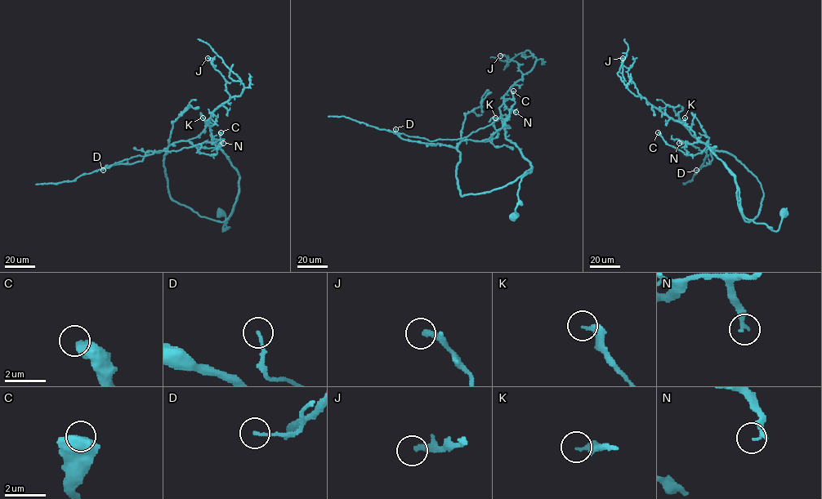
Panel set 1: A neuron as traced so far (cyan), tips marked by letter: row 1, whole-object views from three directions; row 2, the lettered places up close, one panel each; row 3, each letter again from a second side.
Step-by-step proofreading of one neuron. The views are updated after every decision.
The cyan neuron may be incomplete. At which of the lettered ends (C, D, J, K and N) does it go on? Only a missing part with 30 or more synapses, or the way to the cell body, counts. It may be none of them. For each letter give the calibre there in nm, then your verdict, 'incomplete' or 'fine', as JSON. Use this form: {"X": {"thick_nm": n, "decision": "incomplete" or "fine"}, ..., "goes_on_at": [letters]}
{"C": {"thick_nm": 750, "decision": "fine"}, "D": {"thick_nm": 110, "decision": "fine"}, "J": {"thick_nm": 200, "decision": "fine"}, "K": {"thick_nm": 240, "decision": "fine"}, "N": {"thick_nm": 160, "decision": "fine"}, "goes_on_at": []}

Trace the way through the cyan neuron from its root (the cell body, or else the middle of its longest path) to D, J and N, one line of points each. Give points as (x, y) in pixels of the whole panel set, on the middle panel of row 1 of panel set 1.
D: (514, 216), (518, 215), (520, 182), (532, 167), (506, 138), (503, 119), (457, 139), (430, 141), (395, 129)
J: (514, 216), (518, 215), (520, 182), (532, 167), (506, 137), (499, 107), (522, 73), (515, 61), (500, 55)
N: (514, 216), (518, 215), (520, 182), (532, 168), (506, 137), (505, 118), (515, 112)

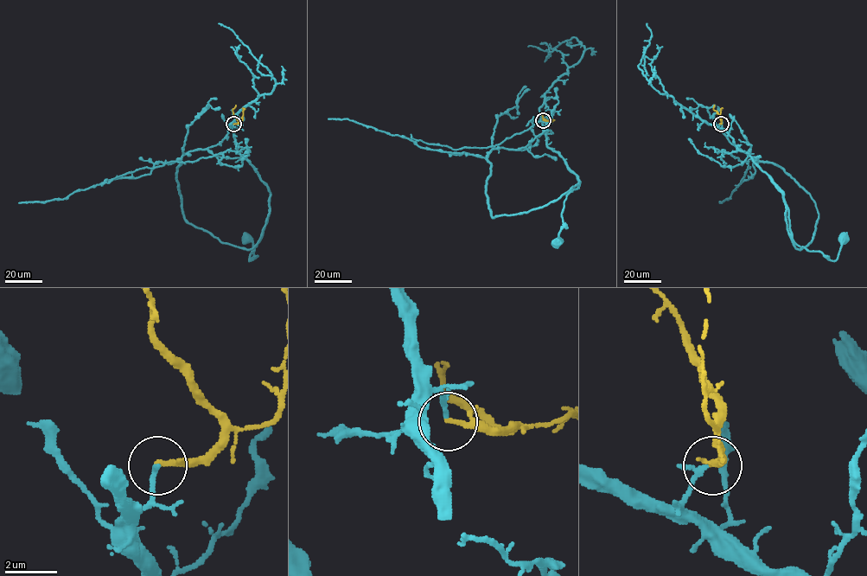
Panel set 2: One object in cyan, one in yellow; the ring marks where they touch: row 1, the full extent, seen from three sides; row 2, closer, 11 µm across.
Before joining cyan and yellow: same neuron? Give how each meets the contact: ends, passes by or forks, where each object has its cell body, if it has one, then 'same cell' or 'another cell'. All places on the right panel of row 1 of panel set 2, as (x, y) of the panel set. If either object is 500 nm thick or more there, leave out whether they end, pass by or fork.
cyan ends there; yellow passes by; cell body of cyan at (843, 238); no cell body on yellow; same cell

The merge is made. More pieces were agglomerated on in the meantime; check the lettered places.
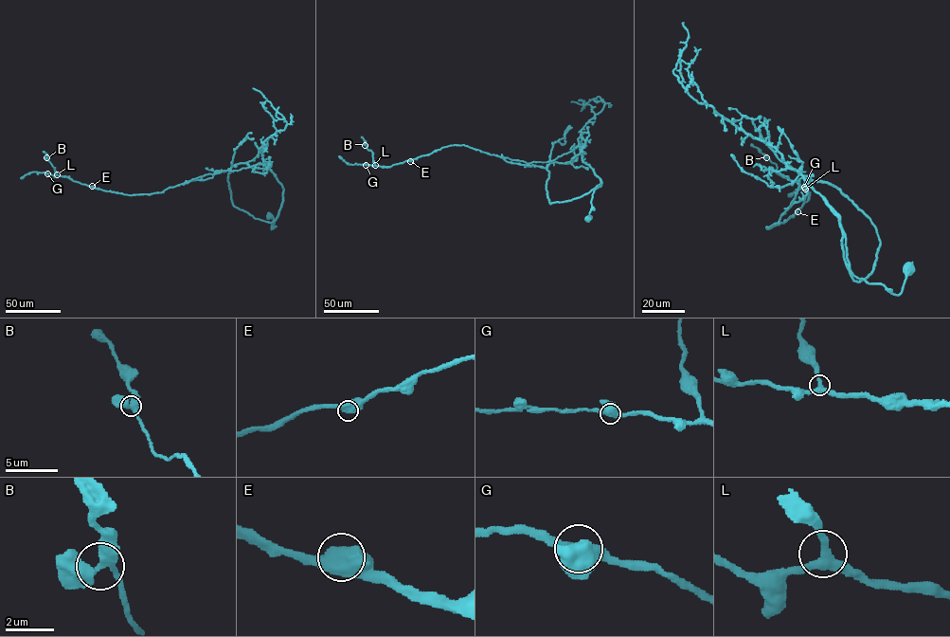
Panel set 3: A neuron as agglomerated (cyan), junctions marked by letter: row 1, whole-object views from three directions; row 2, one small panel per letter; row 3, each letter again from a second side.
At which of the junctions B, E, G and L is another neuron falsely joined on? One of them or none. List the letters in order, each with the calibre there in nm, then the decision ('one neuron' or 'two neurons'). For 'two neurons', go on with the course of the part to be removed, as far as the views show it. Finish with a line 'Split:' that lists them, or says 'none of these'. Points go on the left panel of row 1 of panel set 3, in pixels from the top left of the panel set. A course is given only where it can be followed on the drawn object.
B: 440 nm | one neuron
E: 600 nm | one neuron
G: 480 nm | one neuron
L: 340 nm | one neuron
Split: none of these

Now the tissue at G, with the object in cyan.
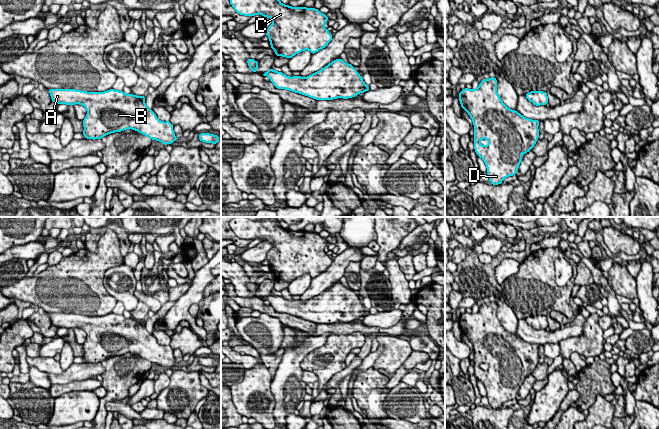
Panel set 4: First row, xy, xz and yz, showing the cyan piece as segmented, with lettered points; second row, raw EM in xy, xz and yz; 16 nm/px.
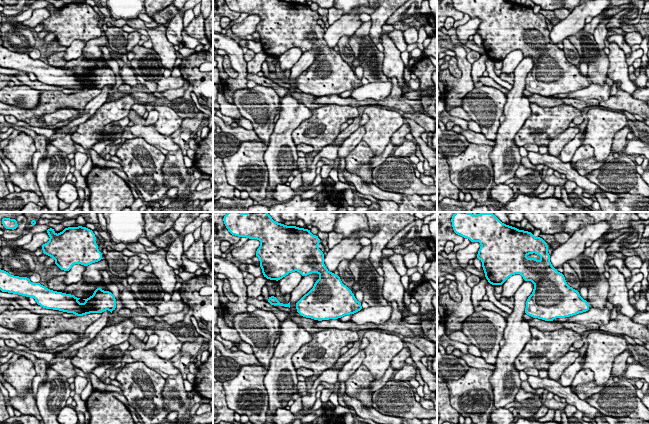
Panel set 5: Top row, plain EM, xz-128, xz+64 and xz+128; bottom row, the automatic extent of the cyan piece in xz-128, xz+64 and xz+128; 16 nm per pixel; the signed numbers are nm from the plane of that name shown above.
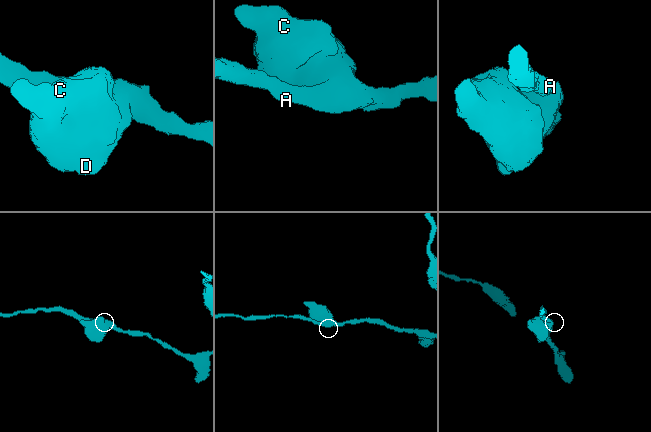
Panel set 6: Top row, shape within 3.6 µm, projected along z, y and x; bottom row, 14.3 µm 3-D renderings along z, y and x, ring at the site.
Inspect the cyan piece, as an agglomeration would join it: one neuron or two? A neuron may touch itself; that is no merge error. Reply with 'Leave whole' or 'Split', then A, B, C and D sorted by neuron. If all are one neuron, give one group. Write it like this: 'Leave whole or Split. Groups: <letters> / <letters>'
Leave whole. Groups: A B C D

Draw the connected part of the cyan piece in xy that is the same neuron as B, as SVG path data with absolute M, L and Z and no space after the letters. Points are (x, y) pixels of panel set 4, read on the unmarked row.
M48 313L53 326L58 328L83 329L87 339L83 344L83 359L86 363L102 361L133 353L162 366L175 366L173 349L170 345L157 343L156 338L145 328L145 320L125 318L114 313L105 316L86 316L75 313Z

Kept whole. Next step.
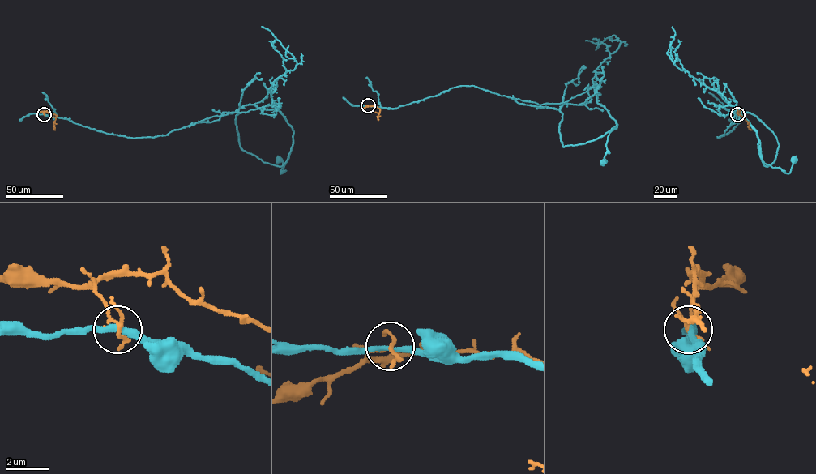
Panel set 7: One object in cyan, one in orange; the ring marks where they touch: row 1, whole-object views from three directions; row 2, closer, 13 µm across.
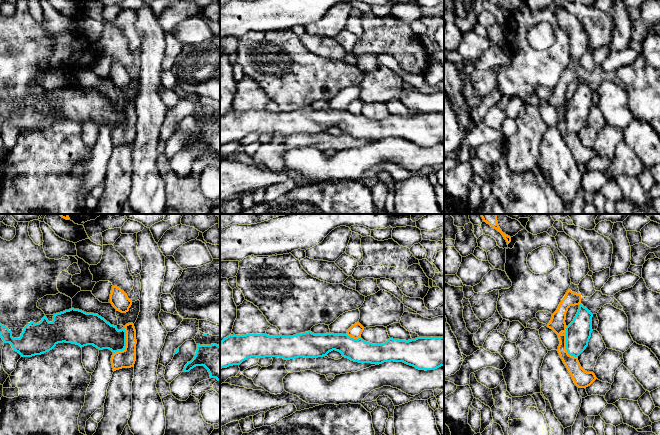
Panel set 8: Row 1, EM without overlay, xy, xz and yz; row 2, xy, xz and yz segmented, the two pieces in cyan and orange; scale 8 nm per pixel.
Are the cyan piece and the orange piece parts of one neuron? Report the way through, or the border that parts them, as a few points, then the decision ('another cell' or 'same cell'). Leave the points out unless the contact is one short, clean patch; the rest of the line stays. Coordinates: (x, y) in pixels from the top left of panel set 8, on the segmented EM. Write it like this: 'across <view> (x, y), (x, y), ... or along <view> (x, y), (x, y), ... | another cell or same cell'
along yz (566, 326), (565, 349), (569, 354), (577, 357) | another cell

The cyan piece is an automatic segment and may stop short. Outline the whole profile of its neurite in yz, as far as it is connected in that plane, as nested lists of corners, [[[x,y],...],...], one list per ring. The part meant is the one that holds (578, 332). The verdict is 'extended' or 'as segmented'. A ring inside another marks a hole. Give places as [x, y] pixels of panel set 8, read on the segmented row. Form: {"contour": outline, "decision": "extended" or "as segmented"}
{"contour": [[[582,304],[573,321],[566,327],[566,350],[578,357],[588,346],[592,330],[593,314]]], "decision": "as segmented"}

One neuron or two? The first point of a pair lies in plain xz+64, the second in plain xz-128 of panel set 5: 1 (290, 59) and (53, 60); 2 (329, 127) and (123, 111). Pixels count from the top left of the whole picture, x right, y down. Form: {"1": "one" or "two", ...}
{"1": "two", "2": "one"}

